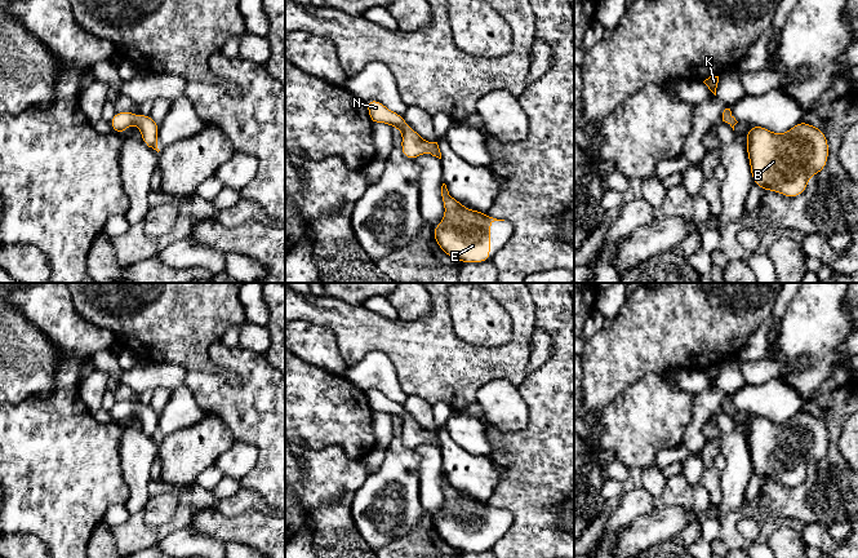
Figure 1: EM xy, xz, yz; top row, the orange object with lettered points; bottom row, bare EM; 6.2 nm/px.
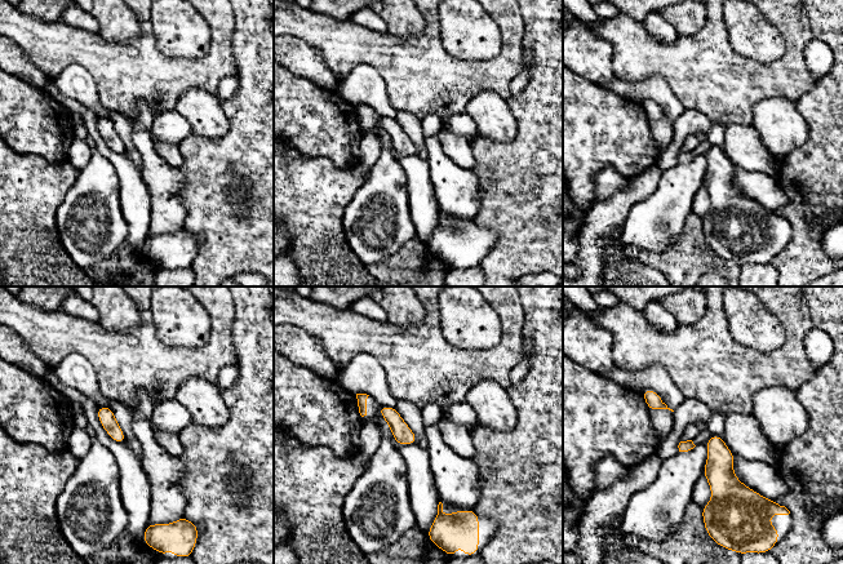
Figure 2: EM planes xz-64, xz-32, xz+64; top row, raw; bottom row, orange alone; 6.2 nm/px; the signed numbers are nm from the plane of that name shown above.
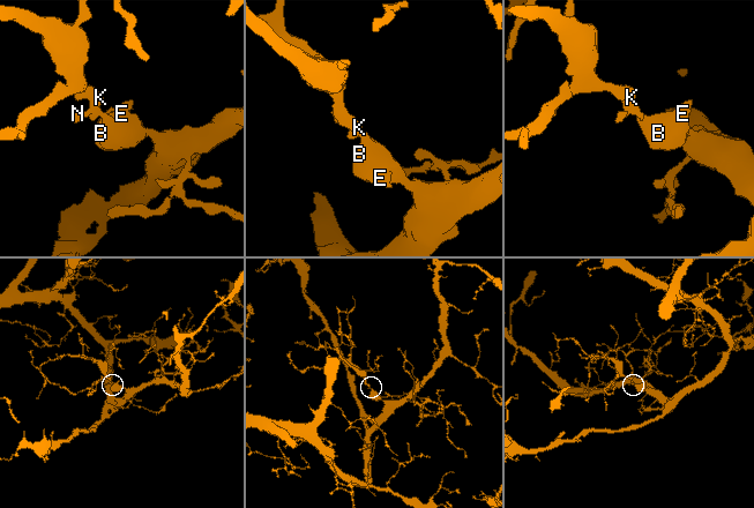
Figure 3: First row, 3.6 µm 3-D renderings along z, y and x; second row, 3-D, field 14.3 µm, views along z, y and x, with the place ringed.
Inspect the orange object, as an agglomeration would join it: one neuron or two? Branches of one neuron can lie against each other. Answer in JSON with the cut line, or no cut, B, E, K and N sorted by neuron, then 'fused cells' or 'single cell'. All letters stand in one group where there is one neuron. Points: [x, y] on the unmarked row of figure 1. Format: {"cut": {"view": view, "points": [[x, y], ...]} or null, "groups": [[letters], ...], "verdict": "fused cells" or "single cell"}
{"cut": null, "groups": [["B", "E", "K", "N"]], "verdict": "single cell"}

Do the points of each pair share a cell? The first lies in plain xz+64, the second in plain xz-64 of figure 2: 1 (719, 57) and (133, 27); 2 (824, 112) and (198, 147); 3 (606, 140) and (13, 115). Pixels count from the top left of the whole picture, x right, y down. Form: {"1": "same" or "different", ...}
{"1": "different", "2": "same", "3": "same"}

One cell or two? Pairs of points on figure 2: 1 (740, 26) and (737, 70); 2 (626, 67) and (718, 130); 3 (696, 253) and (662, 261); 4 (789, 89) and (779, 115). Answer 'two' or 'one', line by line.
1: two
2: two
3: one
4: two

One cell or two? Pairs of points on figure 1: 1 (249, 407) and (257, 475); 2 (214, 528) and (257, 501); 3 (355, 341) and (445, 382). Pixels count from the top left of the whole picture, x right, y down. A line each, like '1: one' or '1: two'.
1: one
2: two
3: one

